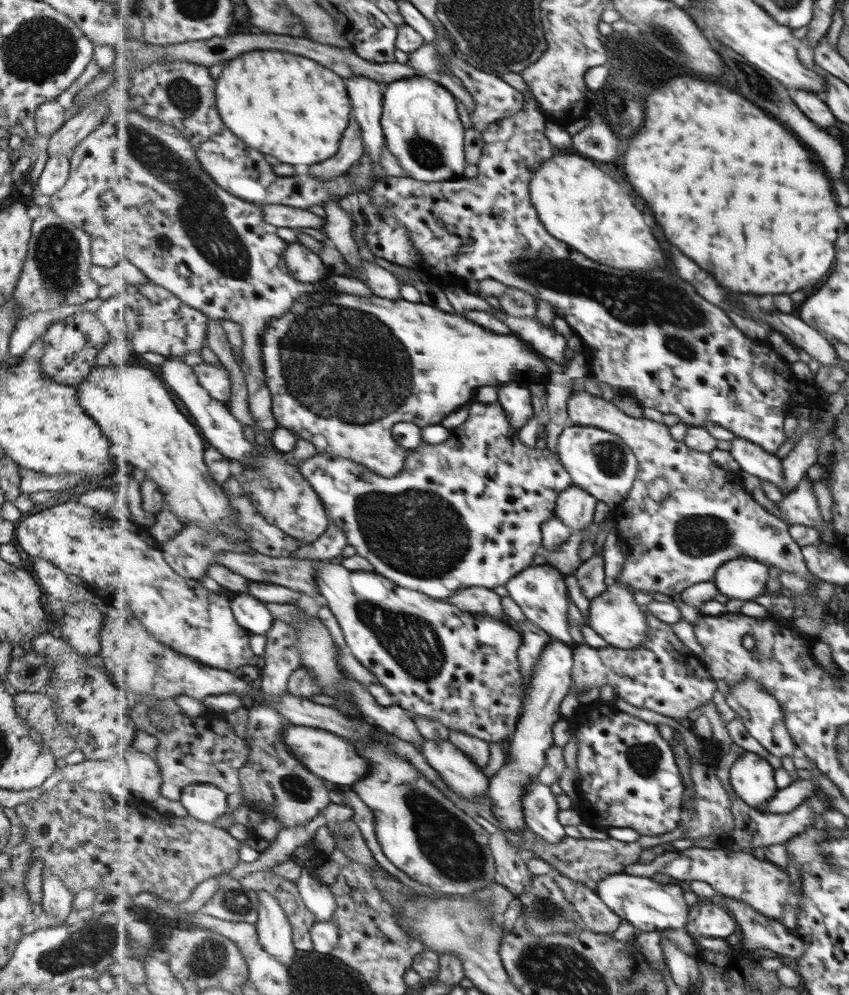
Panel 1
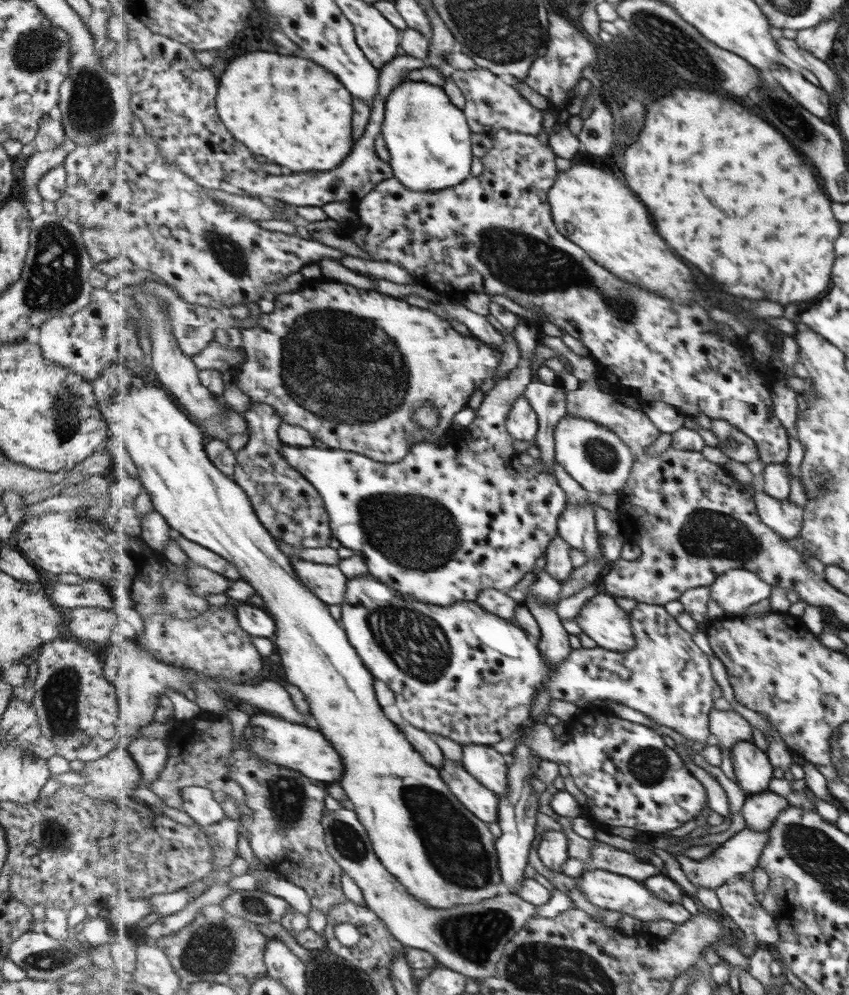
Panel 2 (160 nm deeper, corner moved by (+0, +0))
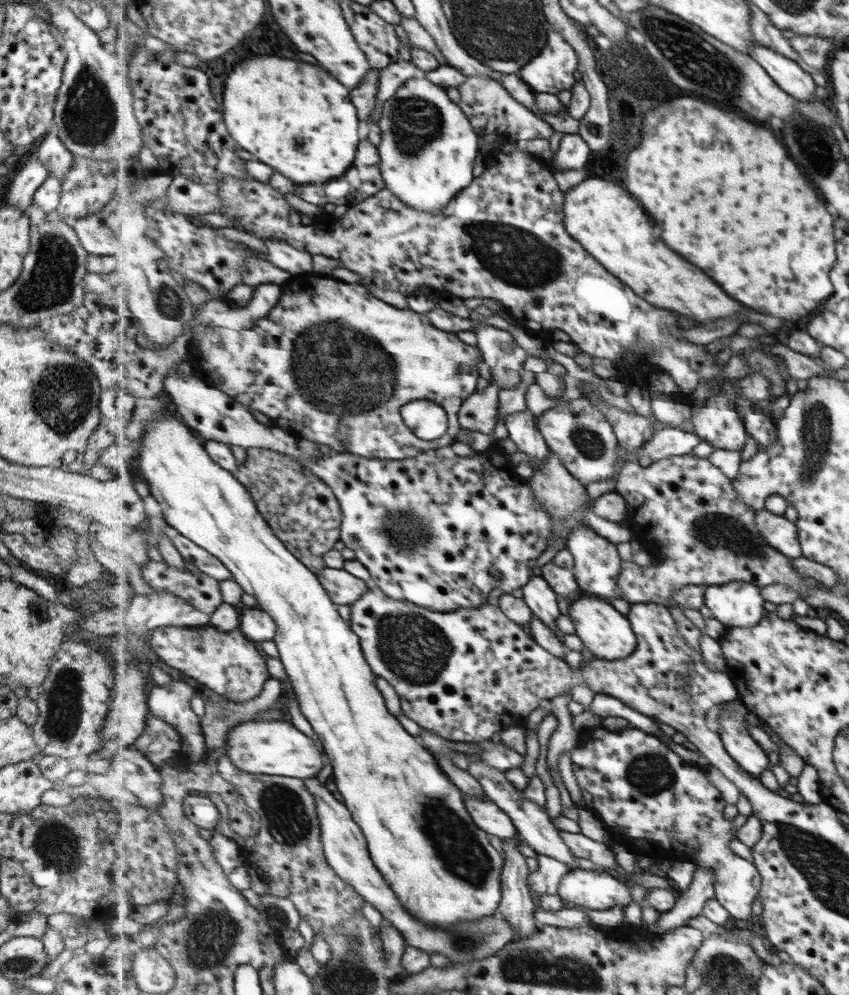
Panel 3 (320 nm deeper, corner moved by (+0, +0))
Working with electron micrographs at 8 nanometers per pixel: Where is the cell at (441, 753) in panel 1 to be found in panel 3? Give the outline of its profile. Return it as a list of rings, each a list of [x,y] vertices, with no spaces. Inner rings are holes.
[[[465,795],[464,799],[468,811],[481,830],[497,836],[503,842],[518,836],[514,820],[493,800],[487,796],[479,799],[473,795]]]

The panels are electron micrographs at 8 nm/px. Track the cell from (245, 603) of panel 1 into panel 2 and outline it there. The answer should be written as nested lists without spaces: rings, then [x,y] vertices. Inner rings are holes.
[[[240,602],[235,608],[235,613],[240,625],[255,638],[274,638],[277,628],[276,619],[262,607],[252,605],[249,602]]]

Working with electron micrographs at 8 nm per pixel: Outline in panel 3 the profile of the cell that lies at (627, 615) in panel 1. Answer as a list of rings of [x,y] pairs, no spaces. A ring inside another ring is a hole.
[[[582,595],[571,602],[568,614],[573,619],[576,635],[594,656],[607,660],[621,660],[636,652],[638,636],[633,630],[632,621],[628,615],[615,610],[608,601],[599,597]]]

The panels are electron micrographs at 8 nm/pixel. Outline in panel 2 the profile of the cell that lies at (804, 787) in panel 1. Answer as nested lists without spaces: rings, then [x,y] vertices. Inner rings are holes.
[[[772,791],[746,796],[742,814],[746,825],[753,830],[770,830],[779,813],[789,804],[781,795]]]

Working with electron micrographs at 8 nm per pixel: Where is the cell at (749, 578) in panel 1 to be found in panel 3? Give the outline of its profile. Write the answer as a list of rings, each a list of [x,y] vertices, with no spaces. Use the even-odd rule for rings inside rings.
[[[737,580],[707,586],[705,596],[712,616],[729,628],[757,626],[767,613],[762,587],[752,582]]]

